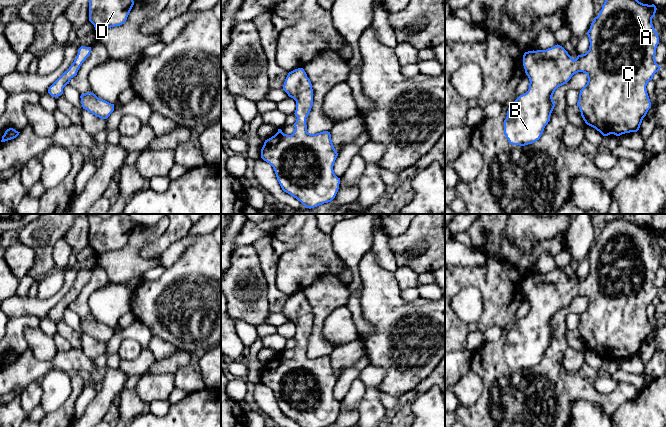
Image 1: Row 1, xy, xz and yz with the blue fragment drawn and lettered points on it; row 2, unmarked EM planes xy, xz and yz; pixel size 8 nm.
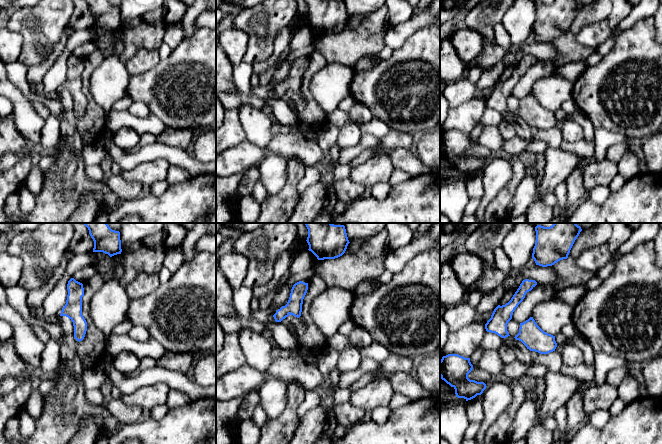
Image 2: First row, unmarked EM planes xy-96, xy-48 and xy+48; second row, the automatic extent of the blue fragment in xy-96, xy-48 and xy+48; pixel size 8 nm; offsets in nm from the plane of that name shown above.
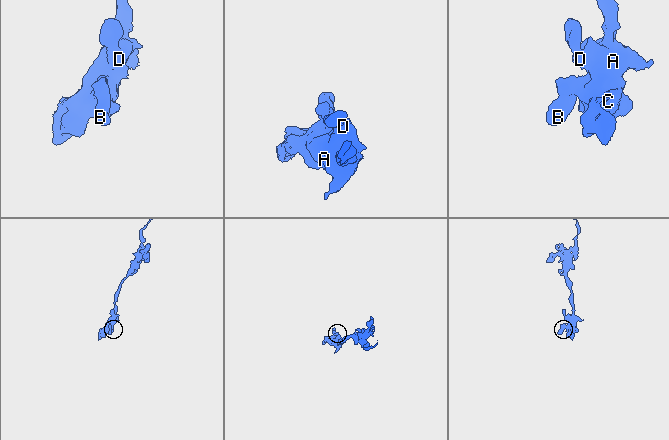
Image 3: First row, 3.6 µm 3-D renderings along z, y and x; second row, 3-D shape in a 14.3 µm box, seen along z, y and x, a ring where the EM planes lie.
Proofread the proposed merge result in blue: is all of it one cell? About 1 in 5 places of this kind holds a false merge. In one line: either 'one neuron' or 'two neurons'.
one neuron

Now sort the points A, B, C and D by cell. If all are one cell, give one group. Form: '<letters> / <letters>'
A B C D

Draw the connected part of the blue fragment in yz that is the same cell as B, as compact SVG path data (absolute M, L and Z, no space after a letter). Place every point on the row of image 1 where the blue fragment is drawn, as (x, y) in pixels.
M605 0L602 9L587 32L589 37L589 50L573 59L560 45L546 50L528 51L523 55L523 66L529 78L529 89L520 95L508 108L504 120L504 135L512 145L525 146L540 139L545 126L550 121L551 113L555 107L553 94L555 90L566 84L571 77L583 72L587 75L587 84L580 90L577 106L585 123L603 136L614 134L620 136L625 133L637 132L643 118L651 108L651 102L646 86L660 66L656 63L655 54L659 44L658 33L655 31L652 18L655 17L656 6L639 2L638 0Z

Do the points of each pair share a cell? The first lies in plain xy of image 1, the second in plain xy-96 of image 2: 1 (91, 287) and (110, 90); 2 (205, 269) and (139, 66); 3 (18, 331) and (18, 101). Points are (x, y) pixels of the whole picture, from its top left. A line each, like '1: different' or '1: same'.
1: different
2: different
3: different

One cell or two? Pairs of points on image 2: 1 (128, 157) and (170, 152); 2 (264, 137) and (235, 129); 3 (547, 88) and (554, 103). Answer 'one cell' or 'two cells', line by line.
1: one cell
2: two cells
3: one cell

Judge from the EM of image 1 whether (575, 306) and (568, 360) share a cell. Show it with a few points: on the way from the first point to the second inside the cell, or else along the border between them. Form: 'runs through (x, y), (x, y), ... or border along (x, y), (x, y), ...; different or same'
border along (568, 347), (562, 357), (562, 367), (564, 370); different

